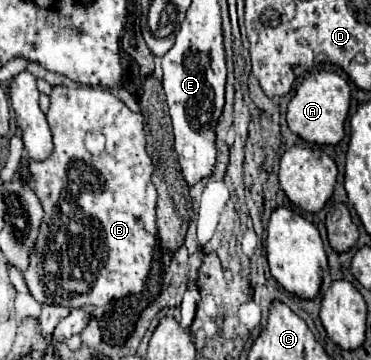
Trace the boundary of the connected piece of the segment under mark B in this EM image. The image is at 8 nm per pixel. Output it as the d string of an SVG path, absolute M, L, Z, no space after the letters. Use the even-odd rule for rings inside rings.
M54 86L50 92L50 108L46 112L52 136L54 136L54 152L48 160L44 162L36 162L36 160L28 160L28 170L32 172L32 182L26 182L26 186L30 186L36 196L40 198L42 206L44 206L44 220L40 226L40 234L38 234L38 242L36 242L36 256L32 256L30 260L30 268L24 272L24 280L30 288L30 294L40 302L40 304L60 304L66 308L88 308L88 306L104 306L108 302L112 302L114 298L124 298L130 294L140 294L146 278L150 274L150 262L152 262L152 254L154 254L154 246L156 246L156 188L150 180L152 176L152 160L146 154L146 134L144 134L144 118L138 112L132 112L120 98L116 98L114 94L106 92L104 88L92 88L92 86L74 86L74 88L66 88L66 86ZM98 132L104 136L104 148L100 152L94 152L88 148L86 138L88 134Z

